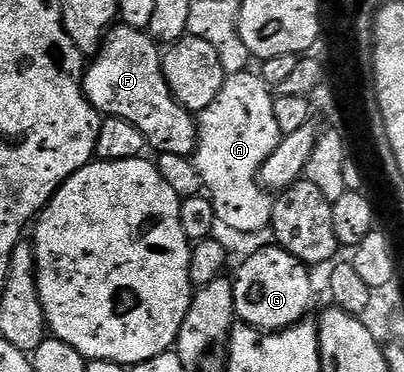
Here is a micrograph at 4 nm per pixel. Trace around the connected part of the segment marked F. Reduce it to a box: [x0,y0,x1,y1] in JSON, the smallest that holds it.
[83,24,199,157]

